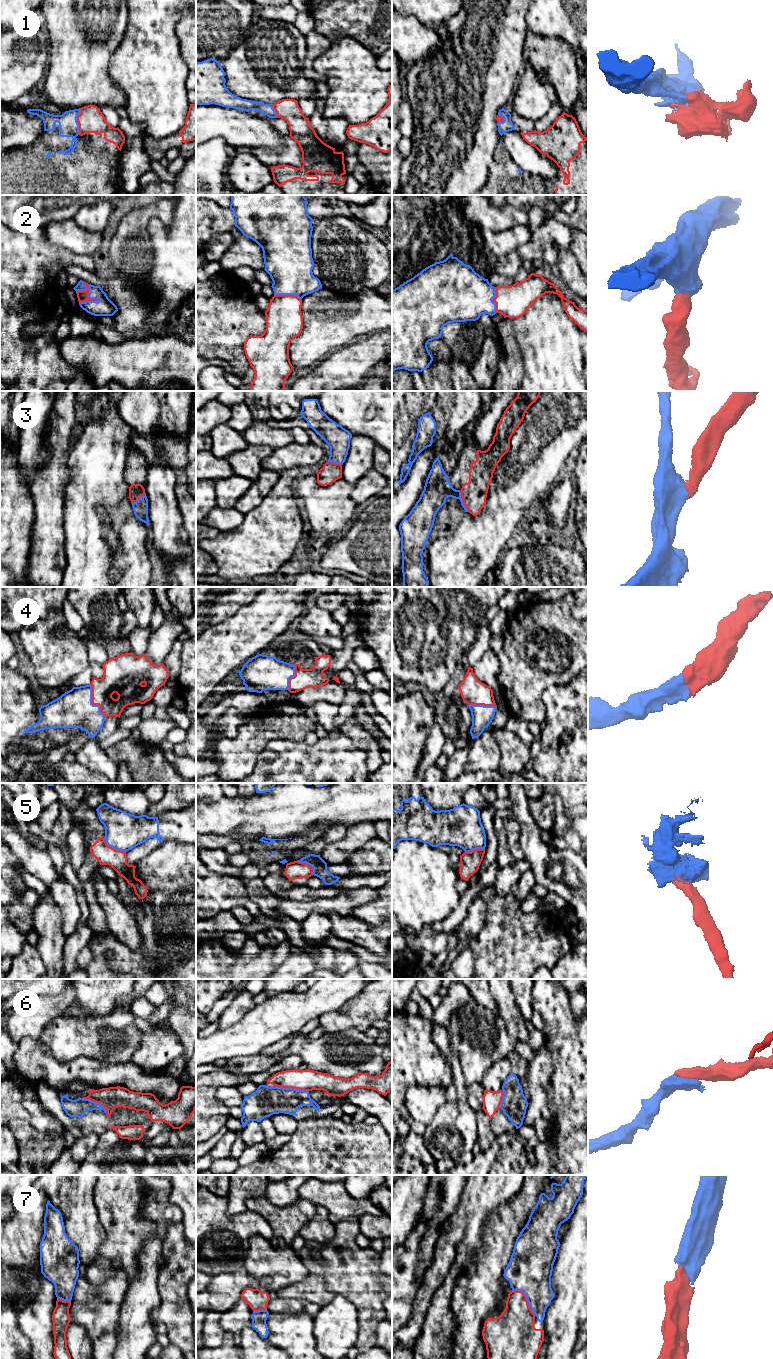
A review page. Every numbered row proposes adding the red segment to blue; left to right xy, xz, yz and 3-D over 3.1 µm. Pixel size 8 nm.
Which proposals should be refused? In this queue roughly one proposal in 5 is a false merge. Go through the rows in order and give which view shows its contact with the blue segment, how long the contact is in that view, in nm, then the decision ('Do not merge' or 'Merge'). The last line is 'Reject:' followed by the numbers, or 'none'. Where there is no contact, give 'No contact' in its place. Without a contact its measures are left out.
1: Touches blue in xy. Shared border 220 nm. Merge
2: Touches blue in xy. Shared border 200 nm. Merge
3: Touches blue in yz. Shared border 190 nm. Merge
4: Touches blue in xy. Shared border 300 nm. Merge
5: Touches blue in xy. Shared border 220 nm. Do not merge
6: Touches blue in xz. Shared border 280 nm. Merge
7: Touches blue in yz. Shared border 280 nm. Merge
Reject: 5

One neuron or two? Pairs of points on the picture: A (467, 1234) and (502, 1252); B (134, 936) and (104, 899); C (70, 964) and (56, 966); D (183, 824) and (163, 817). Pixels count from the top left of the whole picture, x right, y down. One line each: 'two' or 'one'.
A: two
B: one
C: two
D: one

